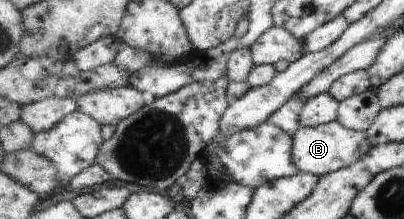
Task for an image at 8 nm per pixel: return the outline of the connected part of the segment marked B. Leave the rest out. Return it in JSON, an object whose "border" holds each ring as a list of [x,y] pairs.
{"border":[[[340,121],[313,127],[302,125],[293,139],[293,157],[299,170],[321,177],[352,166],[375,147],[374,143],[371,144],[371,138],[367,132],[348,128]]]}

